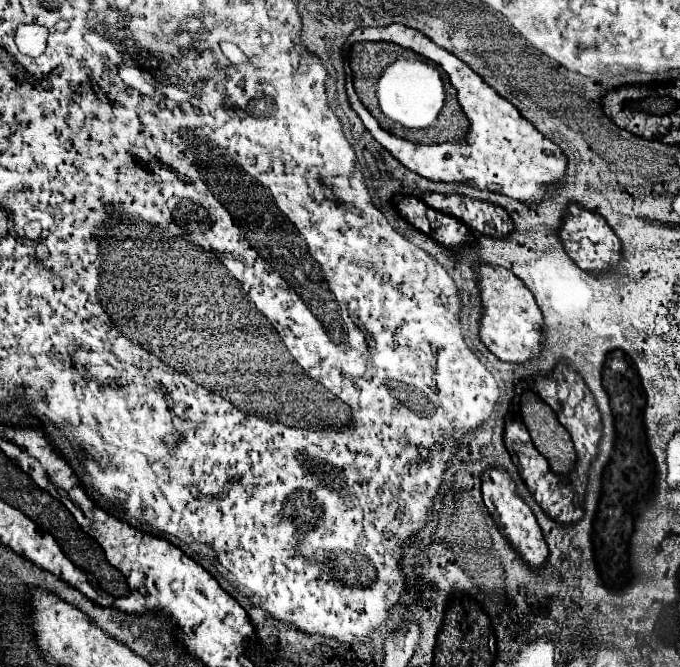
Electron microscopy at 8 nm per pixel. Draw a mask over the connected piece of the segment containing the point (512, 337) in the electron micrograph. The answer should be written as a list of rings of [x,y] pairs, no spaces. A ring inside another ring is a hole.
[[[480,263],[476,265],[476,273],[482,299],[480,341],[502,361],[526,363],[528,359],[538,357],[542,339],[542,313],[534,301],[534,295],[512,271],[504,267]]]

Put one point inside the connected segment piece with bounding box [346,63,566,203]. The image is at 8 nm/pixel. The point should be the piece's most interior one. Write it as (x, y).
(502, 152)

